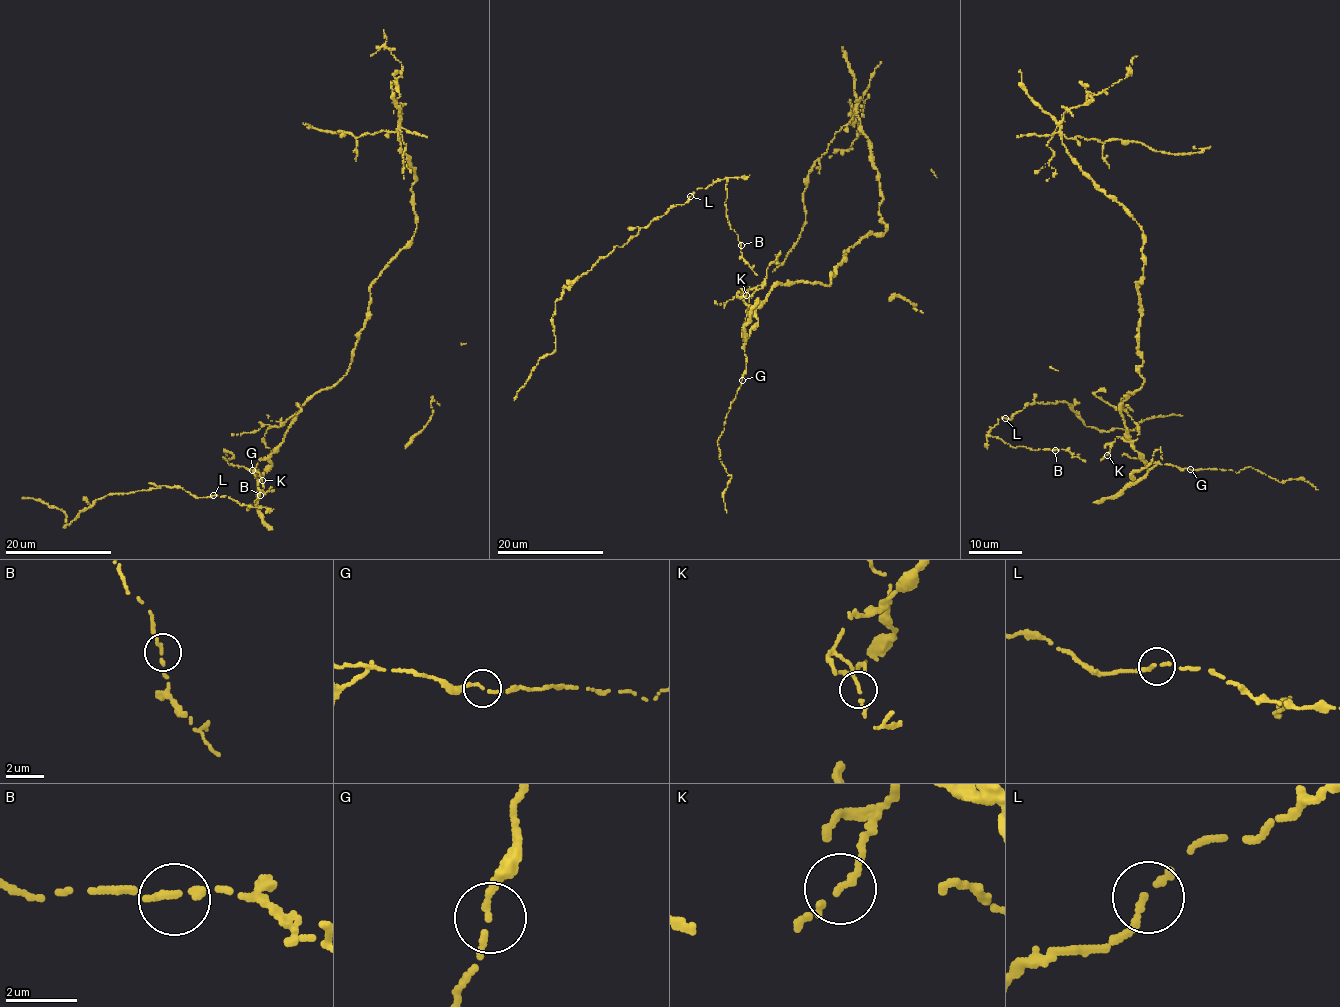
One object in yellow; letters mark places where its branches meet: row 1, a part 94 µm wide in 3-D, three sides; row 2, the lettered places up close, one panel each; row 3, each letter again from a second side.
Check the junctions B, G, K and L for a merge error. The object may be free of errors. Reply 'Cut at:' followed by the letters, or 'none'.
Cut at: K

